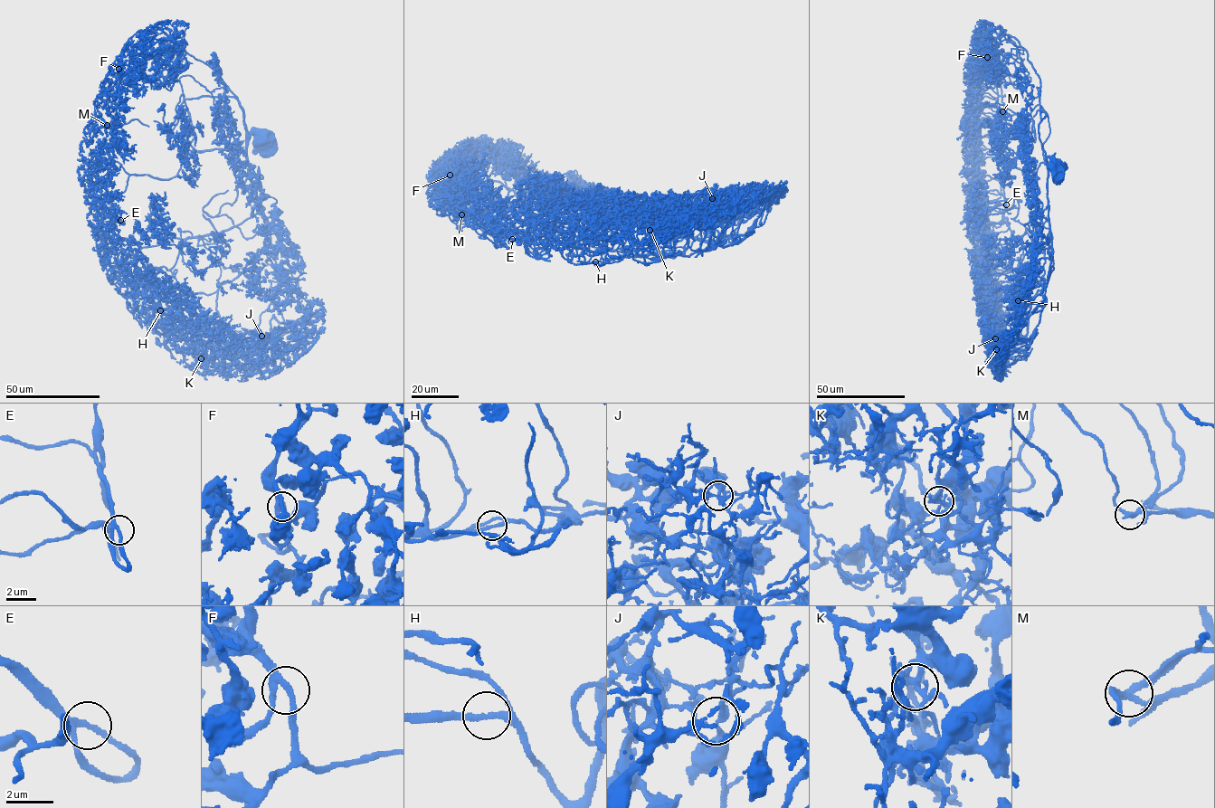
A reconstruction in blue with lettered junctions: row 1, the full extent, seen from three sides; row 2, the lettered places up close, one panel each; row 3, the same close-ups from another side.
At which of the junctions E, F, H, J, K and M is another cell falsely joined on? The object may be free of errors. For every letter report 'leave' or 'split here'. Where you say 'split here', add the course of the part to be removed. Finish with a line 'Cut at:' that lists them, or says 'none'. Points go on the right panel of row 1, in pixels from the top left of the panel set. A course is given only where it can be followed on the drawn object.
E: leave
F: leave
H: leave
J: leave
K: leave
M: leave
Cut at: none

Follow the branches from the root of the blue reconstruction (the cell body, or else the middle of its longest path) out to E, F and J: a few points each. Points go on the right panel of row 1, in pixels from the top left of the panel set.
E: (1053, 164), (1047, 157), (1047, 244), (1026, 233), (1012, 236), (1004, 223), (977, 218), (985, 208), (1006, 204)
F: (1053, 164), (1039, 137), (1040, 81), (1026, 50), (1010, 35), (1001, 33), (984, 48), (975, 49), (987, 57)
J: (1053, 164), (1047, 157), (1048, 220), (1053, 252), (1049, 279), (1043, 291), (1040, 318), (1029, 339), (994, 338)

